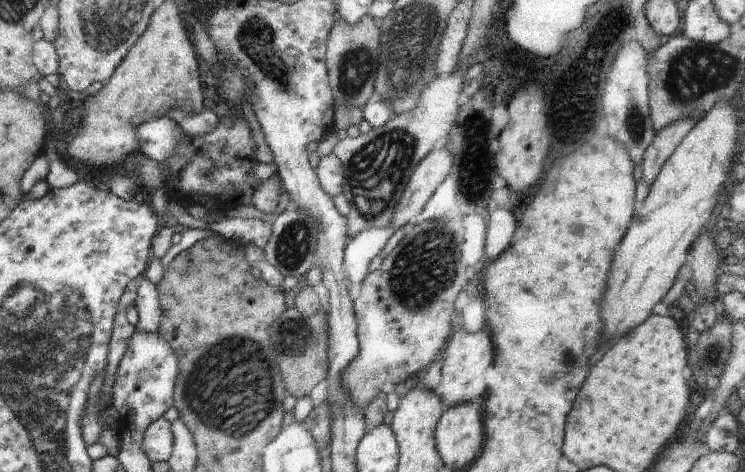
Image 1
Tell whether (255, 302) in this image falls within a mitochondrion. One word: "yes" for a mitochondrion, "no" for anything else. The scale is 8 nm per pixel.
no

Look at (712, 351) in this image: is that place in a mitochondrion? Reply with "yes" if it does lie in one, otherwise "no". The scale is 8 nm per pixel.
yes

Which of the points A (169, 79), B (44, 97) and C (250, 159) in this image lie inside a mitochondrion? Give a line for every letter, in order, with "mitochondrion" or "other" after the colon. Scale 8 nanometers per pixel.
A: other
B: other
C: other

